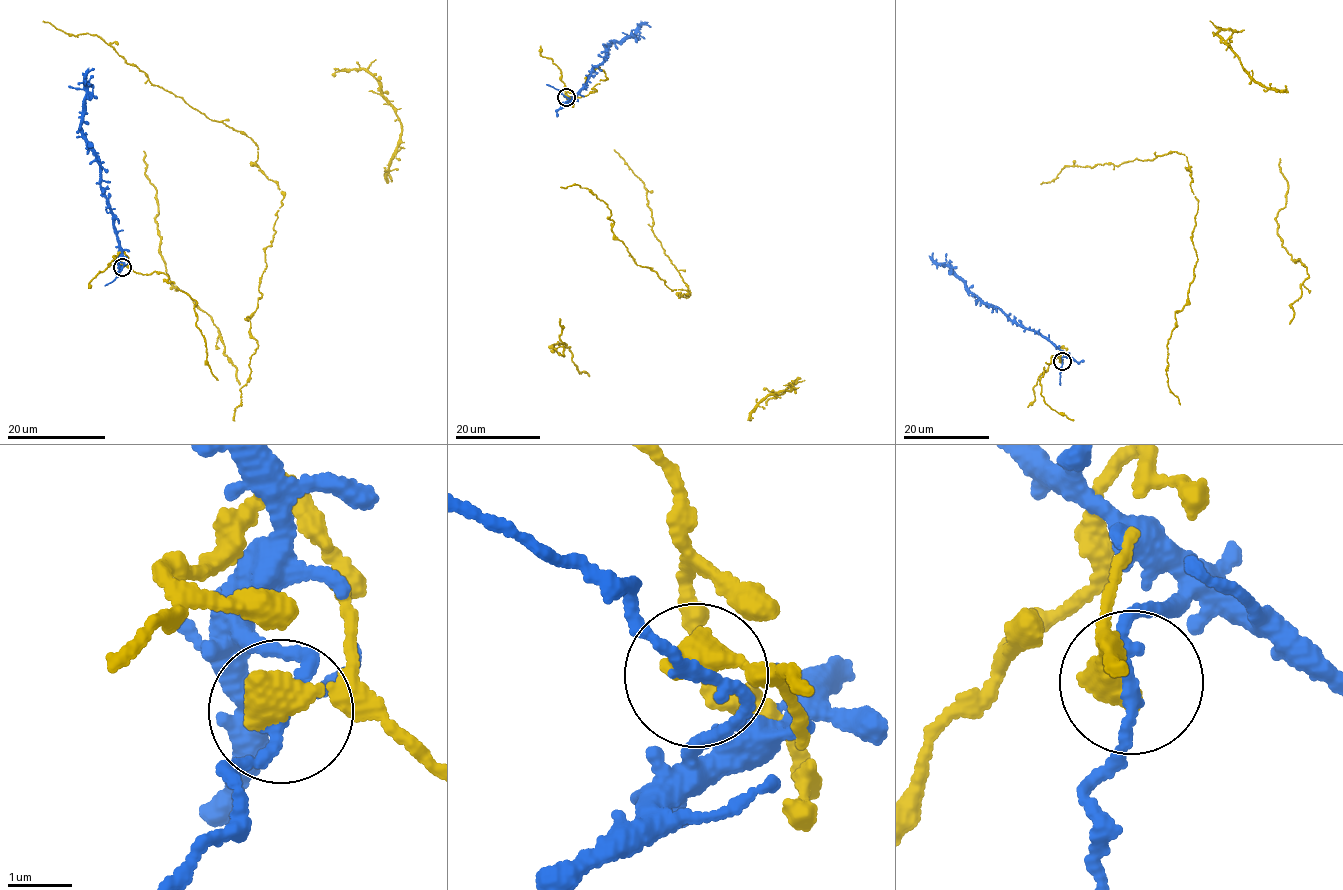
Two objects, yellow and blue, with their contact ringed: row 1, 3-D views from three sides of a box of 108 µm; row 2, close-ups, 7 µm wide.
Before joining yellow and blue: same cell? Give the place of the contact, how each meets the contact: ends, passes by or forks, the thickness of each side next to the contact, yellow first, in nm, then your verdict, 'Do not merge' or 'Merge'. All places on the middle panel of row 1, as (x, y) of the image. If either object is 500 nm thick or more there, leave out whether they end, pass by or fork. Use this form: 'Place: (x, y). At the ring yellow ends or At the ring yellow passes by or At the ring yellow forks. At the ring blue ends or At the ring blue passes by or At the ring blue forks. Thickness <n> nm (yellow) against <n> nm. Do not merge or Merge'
Place: (566, 97). Thickness 550 nm (yellow) against 190 nm. Do not merge

